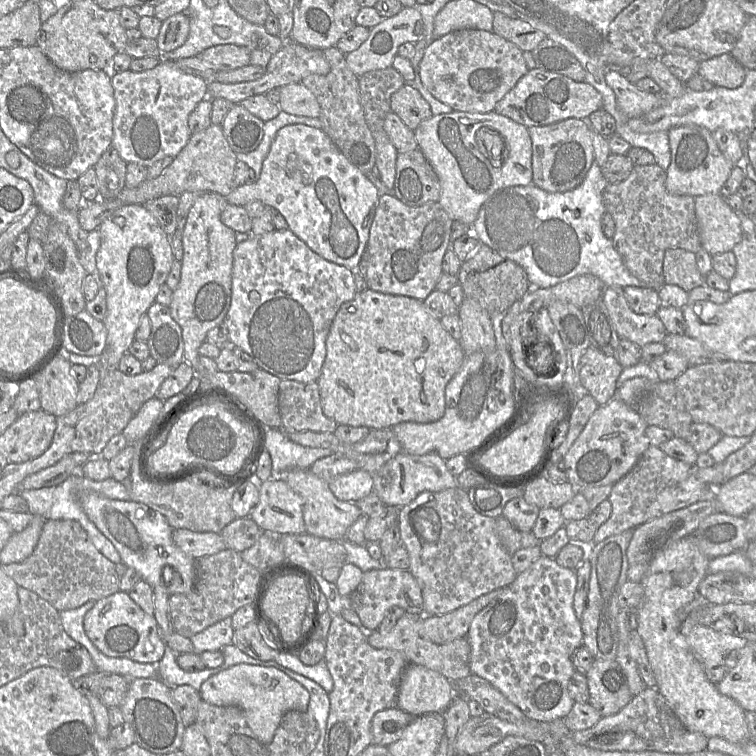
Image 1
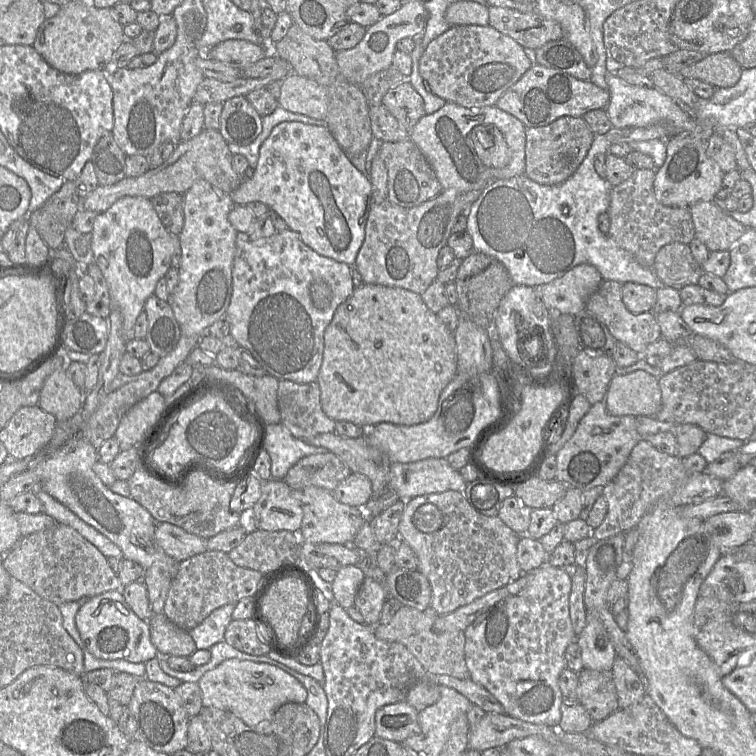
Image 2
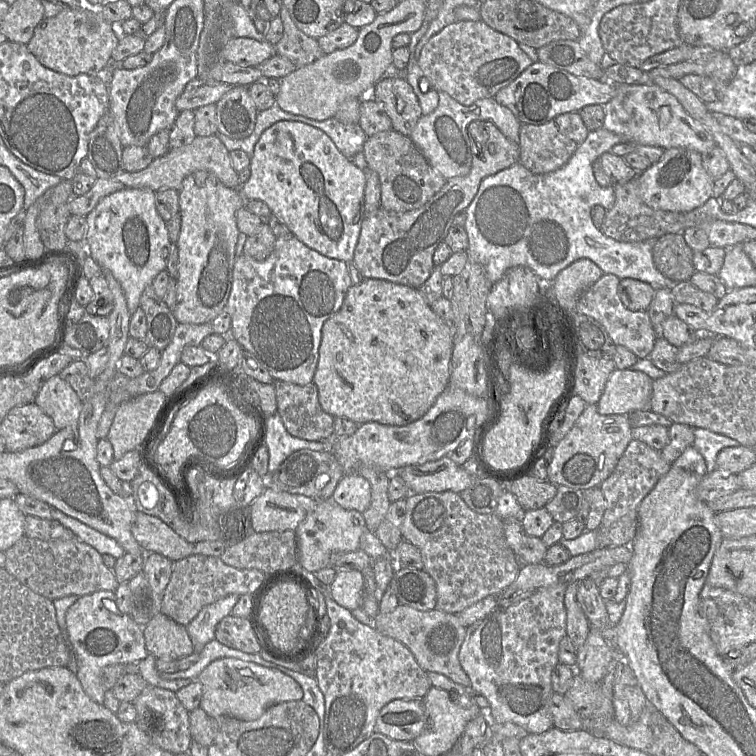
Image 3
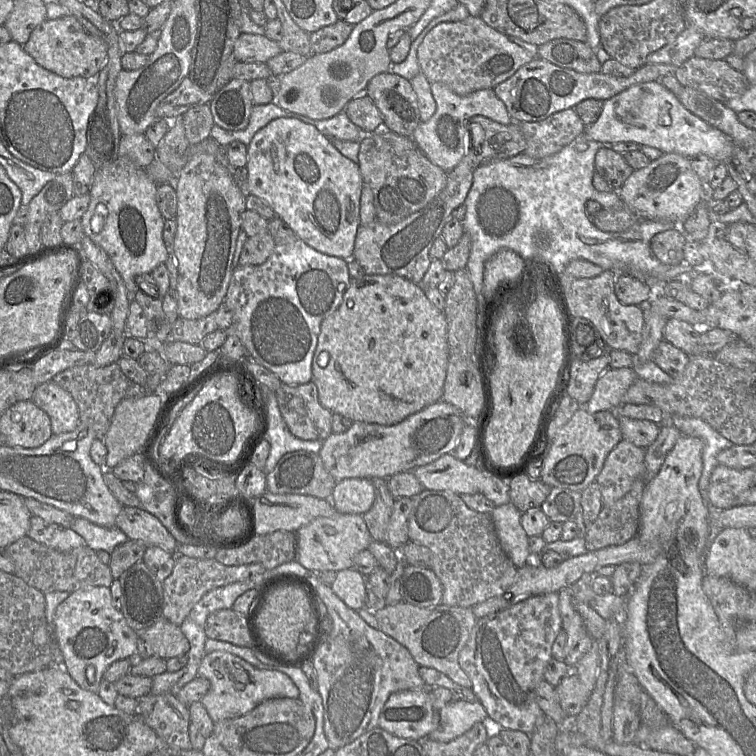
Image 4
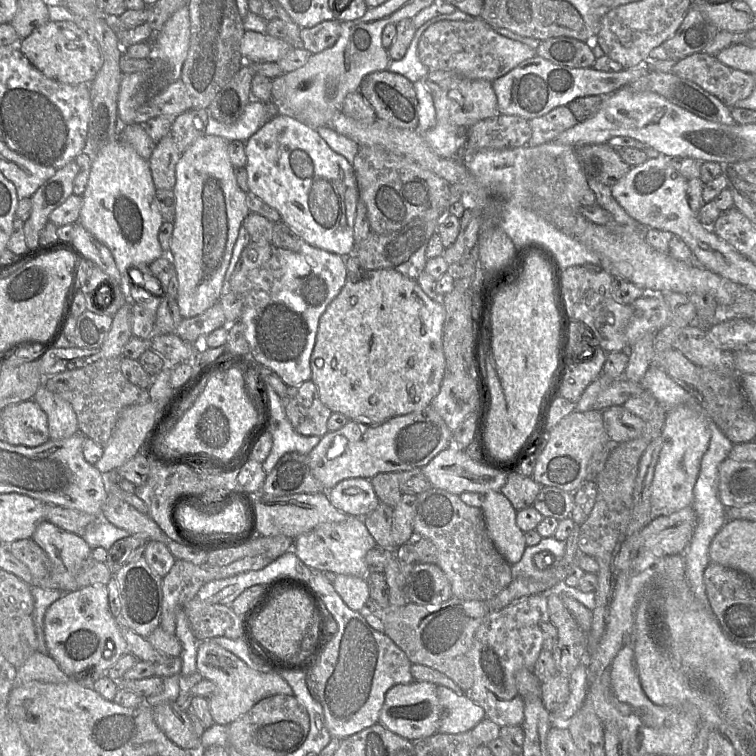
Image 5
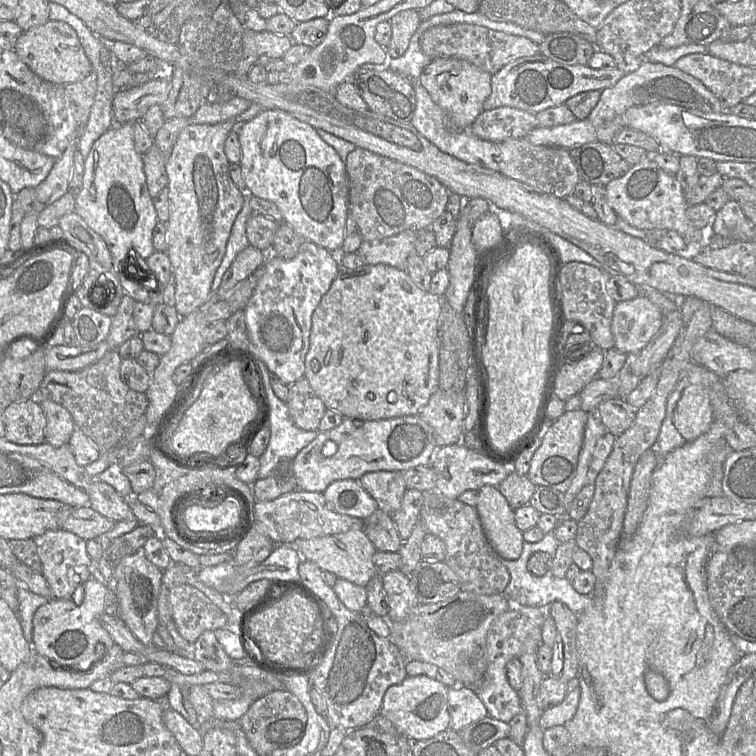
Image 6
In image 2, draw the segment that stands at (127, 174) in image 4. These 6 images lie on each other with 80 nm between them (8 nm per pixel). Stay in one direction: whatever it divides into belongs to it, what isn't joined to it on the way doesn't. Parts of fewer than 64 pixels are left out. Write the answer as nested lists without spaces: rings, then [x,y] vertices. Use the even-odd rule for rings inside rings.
[[[125,196],[96,216],[91,232],[91,249],[94,262],[107,283],[112,308],[118,308],[121,313],[125,341],[135,339],[136,319],[147,298],[154,294],[158,280],[171,267],[171,233],[162,224],[150,199]]]

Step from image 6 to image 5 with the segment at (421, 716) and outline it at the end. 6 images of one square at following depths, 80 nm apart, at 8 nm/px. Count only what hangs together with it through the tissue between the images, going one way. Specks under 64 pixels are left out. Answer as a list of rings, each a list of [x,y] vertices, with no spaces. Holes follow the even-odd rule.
[[[414,680],[410,684],[395,685],[386,692],[379,722],[391,732],[415,742],[437,733],[440,719],[441,706],[437,694],[437,685]]]

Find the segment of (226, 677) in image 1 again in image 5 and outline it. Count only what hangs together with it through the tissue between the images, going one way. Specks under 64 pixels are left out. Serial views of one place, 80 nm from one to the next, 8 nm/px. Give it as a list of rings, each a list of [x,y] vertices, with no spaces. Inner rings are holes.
[[[212,640],[201,641],[197,650],[197,671],[212,681],[216,689],[208,699],[209,709],[215,724],[229,725],[264,698],[277,695],[293,695],[290,685],[274,670],[260,672],[250,668],[240,658]]]

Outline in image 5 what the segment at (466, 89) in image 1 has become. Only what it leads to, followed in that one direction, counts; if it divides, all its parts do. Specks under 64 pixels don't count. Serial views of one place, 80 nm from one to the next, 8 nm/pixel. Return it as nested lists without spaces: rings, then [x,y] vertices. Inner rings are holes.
[[[480,18],[473,21],[440,21],[431,25],[422,34],[417,52],[429,71],[452,71],[469,79],[490,82],[536,55],[535,49],[498,34]]]

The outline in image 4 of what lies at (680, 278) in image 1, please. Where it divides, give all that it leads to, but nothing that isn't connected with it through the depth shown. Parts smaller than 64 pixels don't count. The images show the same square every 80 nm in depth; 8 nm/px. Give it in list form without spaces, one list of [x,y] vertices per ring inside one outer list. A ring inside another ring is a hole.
[[[679,226],[656,234],[650,241],[653,256],[666,265],[678,265],[684,259],[686,239]]]

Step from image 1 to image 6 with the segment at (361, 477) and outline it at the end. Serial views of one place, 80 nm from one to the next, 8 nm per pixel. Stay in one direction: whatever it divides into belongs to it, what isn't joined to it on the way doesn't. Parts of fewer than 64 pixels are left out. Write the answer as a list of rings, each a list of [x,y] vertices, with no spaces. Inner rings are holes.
[[[359,479],[333,481],[323,495],[334,511],[352,517],[367,519],[379,509],[376,500],[362,487]]]

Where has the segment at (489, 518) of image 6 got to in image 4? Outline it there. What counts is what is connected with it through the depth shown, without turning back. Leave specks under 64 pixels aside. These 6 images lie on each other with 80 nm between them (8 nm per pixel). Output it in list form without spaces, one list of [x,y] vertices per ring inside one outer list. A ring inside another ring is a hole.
[[[512,502],[494,507],[490,513],[499,543],[517,568],[531,561],[528,536],[520,522],[521,514]]]

